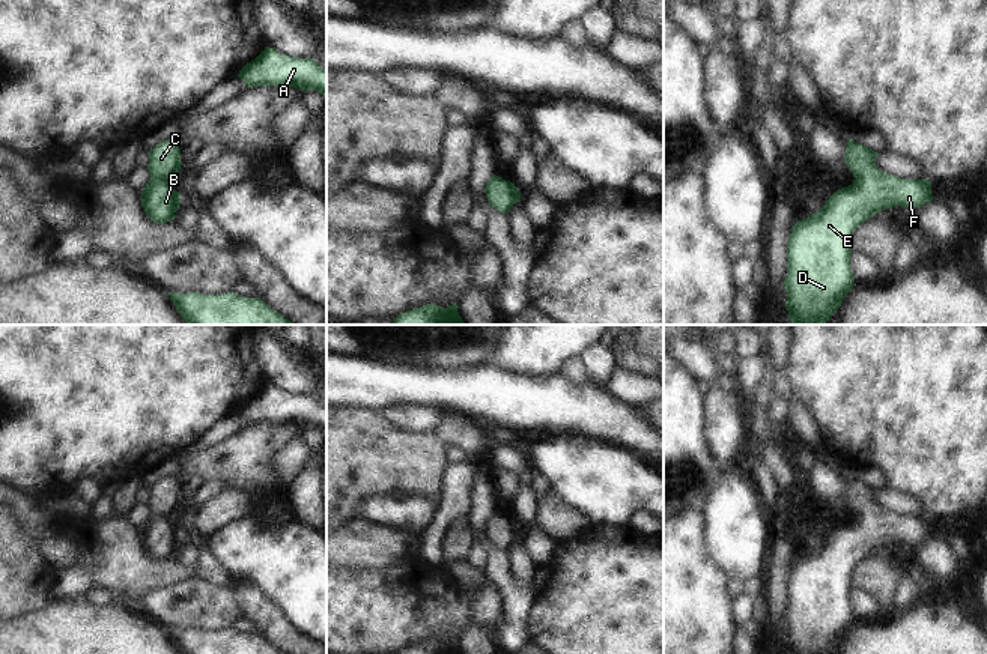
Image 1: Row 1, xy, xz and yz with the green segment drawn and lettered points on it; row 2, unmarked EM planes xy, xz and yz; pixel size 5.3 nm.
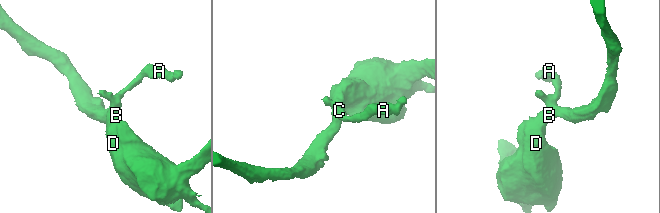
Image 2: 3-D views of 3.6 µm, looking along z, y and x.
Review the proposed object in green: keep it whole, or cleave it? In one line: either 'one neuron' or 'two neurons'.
one neuron

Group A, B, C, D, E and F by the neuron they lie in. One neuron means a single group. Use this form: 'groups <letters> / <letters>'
groups A B C D E F

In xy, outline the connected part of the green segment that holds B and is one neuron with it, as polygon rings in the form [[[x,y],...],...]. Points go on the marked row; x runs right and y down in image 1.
[[[176,140],[158,143],[149,152],[147,170],[150,179],[141,189],[141,204],[146,215],[156,224],[175,220],[181,203],[181,192],[175,191],[167,179],[181,170],[181,149]]]

